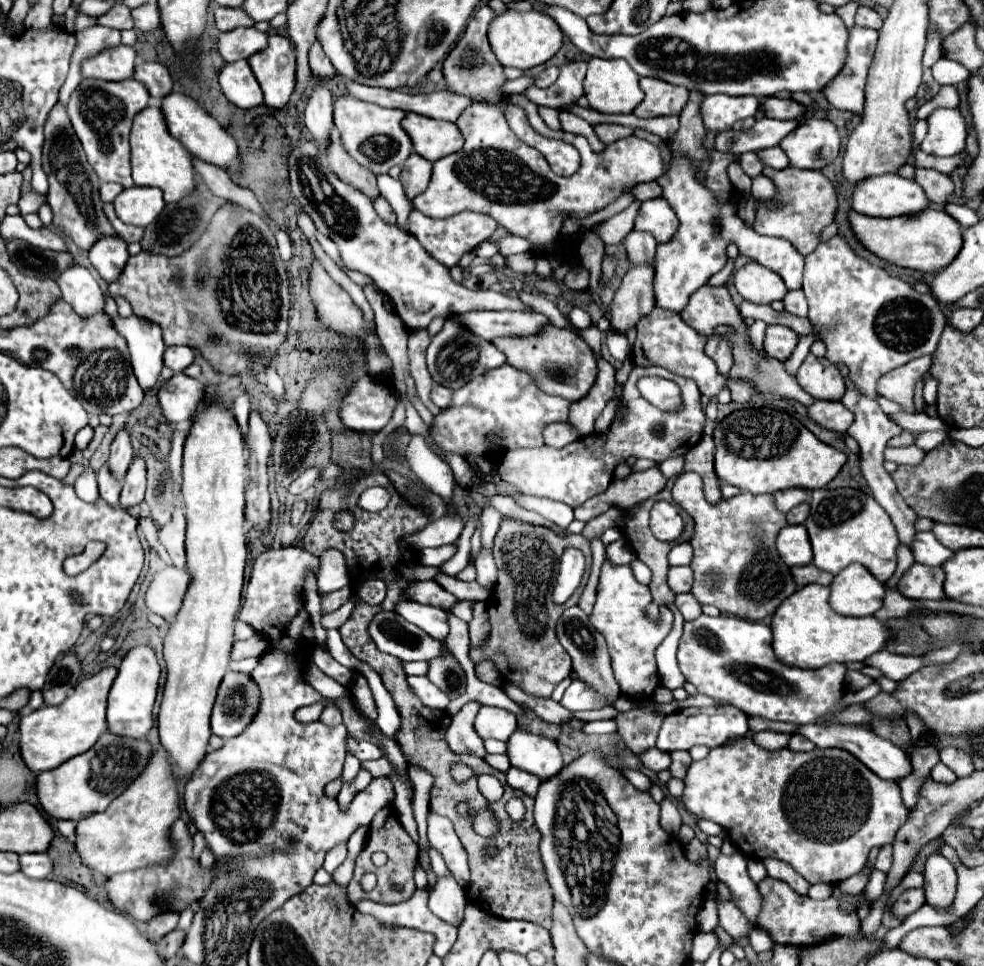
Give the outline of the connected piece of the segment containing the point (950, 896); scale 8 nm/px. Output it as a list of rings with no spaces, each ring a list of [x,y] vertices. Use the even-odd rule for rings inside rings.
[[[931,855],[925,863],[925,895],[927,905],[949,909],[957,893],[957,873],[943,855]]]

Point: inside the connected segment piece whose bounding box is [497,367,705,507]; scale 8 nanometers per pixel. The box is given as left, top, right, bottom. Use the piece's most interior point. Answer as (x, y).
(583, 469)

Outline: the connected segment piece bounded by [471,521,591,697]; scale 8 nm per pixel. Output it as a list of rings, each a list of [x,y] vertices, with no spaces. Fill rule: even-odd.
[[[501,521],[495,537],[493,559],[497,565],[497,583],[487,599],[487,613],[491,623],[489,639],[483,647],[471,647],[475,663],[491,659],[501,671],[503,679],[517,683],[523,691],[537,697],[551,697],[553,689],[571,675],[571,657],[563,651],[555,635],[555,623],[567,605],[577,605],[591,569],[591,549],[583,535],[561,537],[545,527],[535,527],[517,521]],[[565,547],[577,547],[587,559],[587,569],[581,585],[565,605],[551,601],[553,585],[559,571],[559,559]]]

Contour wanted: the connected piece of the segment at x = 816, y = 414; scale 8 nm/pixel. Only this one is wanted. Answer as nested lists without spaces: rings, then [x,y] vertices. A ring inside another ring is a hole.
[[[815,401],[807,407],[807,415],[823,429],[833,433],[845,433],[853,423],[853,413],[839,401]]]

